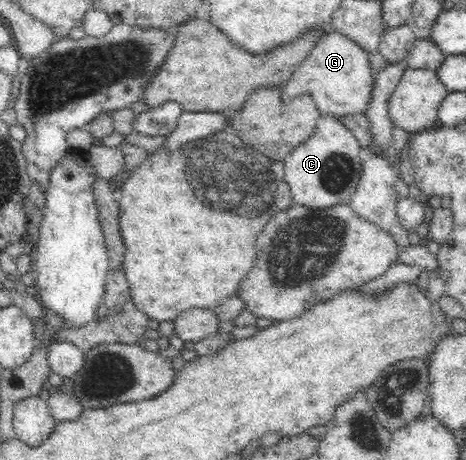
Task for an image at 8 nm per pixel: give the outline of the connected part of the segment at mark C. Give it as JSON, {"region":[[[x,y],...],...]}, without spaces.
{"region":[[[320,115],[314,132],[282,159],[285,168],[283,180],[292,191],[293,204],[323,209],[349,202],[362,174],[363,151],[354,133],[339,118]]]}

